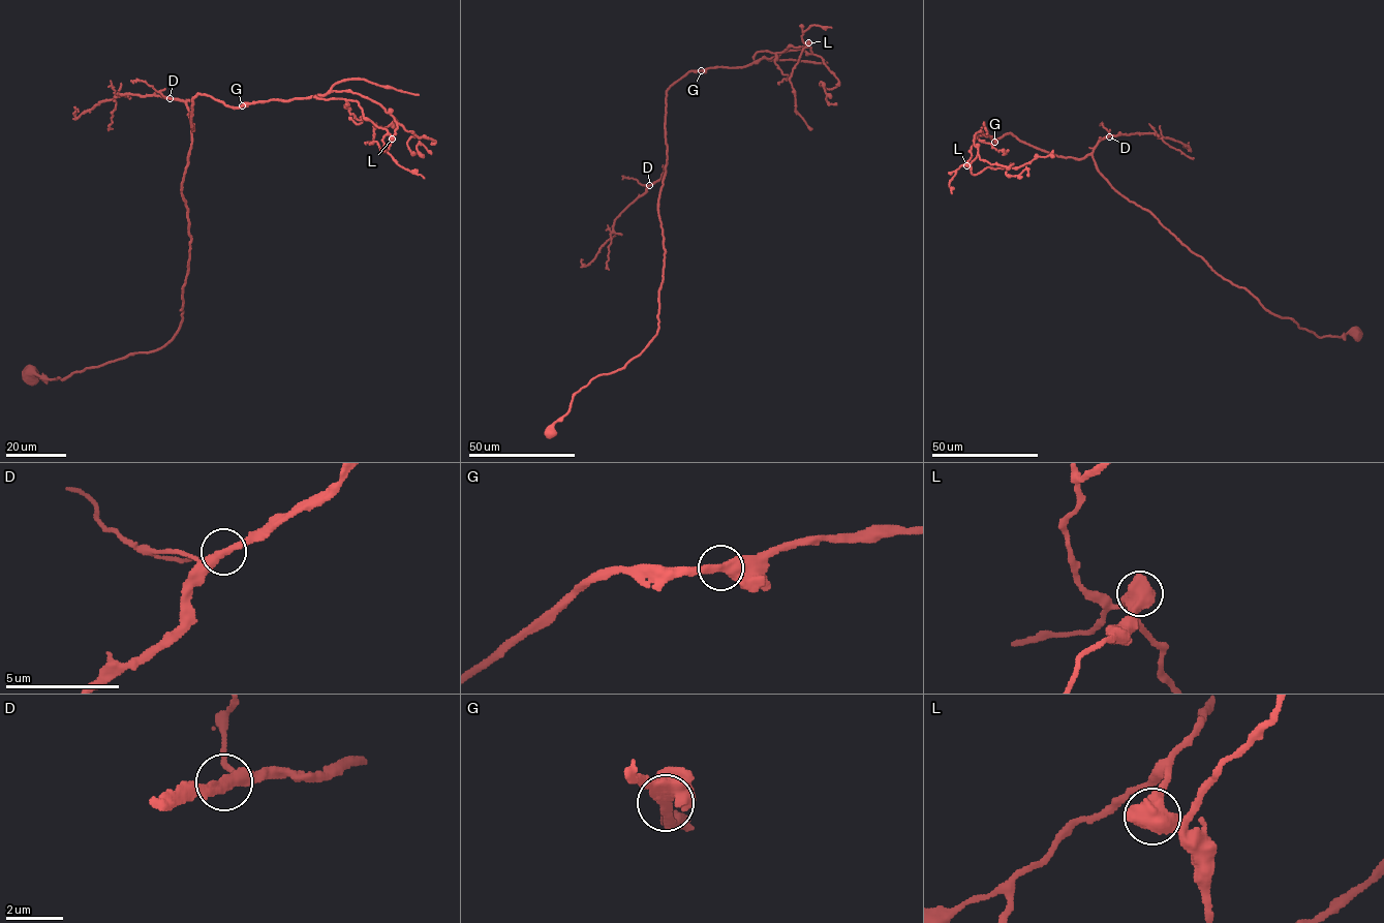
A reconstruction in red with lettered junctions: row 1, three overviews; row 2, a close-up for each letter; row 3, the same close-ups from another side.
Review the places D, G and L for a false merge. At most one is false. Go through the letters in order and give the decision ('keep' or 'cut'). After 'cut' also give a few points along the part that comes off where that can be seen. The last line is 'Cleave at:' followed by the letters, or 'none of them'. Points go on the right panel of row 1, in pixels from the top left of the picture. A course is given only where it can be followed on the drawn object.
D: keep
G: keep
L: cut; course (966, 164), (977, 137), (1003, 155), (1008, 149)
Cleave at: L

